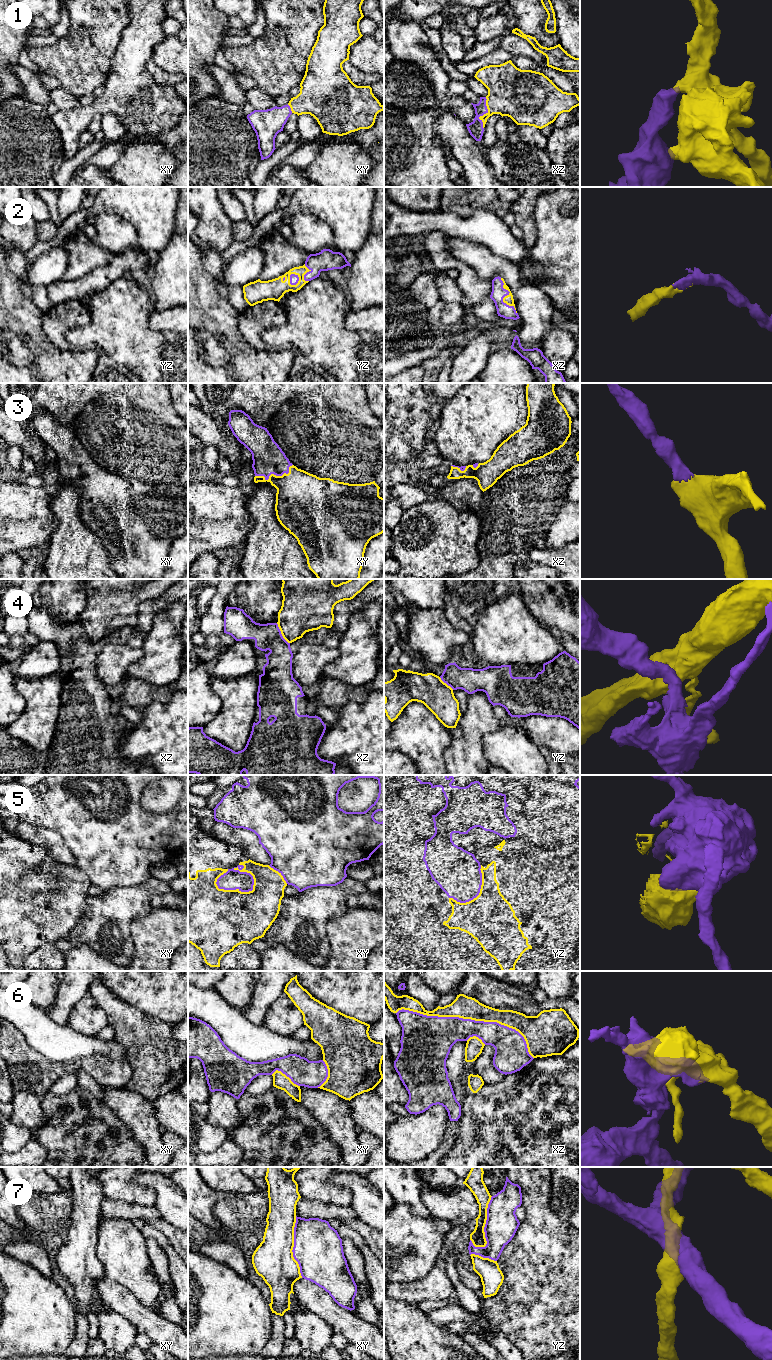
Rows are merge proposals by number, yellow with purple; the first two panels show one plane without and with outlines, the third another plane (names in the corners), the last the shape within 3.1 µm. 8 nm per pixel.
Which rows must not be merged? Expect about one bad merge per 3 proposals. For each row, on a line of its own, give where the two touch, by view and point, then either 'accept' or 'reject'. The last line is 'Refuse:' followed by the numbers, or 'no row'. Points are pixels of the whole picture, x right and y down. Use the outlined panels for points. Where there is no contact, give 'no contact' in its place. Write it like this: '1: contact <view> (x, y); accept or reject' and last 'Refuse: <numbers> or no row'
1: contact xz (484, 114); accept
2: contact xz (504, 297); accept
3: contact xy (275, 475); accept
4: contact xz (281, 633); reject
5: contact xy (238, 890); reject
6: contact xz (470, 1018); reject
7: contact yz (484, 1226); reject
Refuse: 4, 5, 6, 7

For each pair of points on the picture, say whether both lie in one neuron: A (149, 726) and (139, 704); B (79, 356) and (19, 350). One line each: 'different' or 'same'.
A: different
B: different

